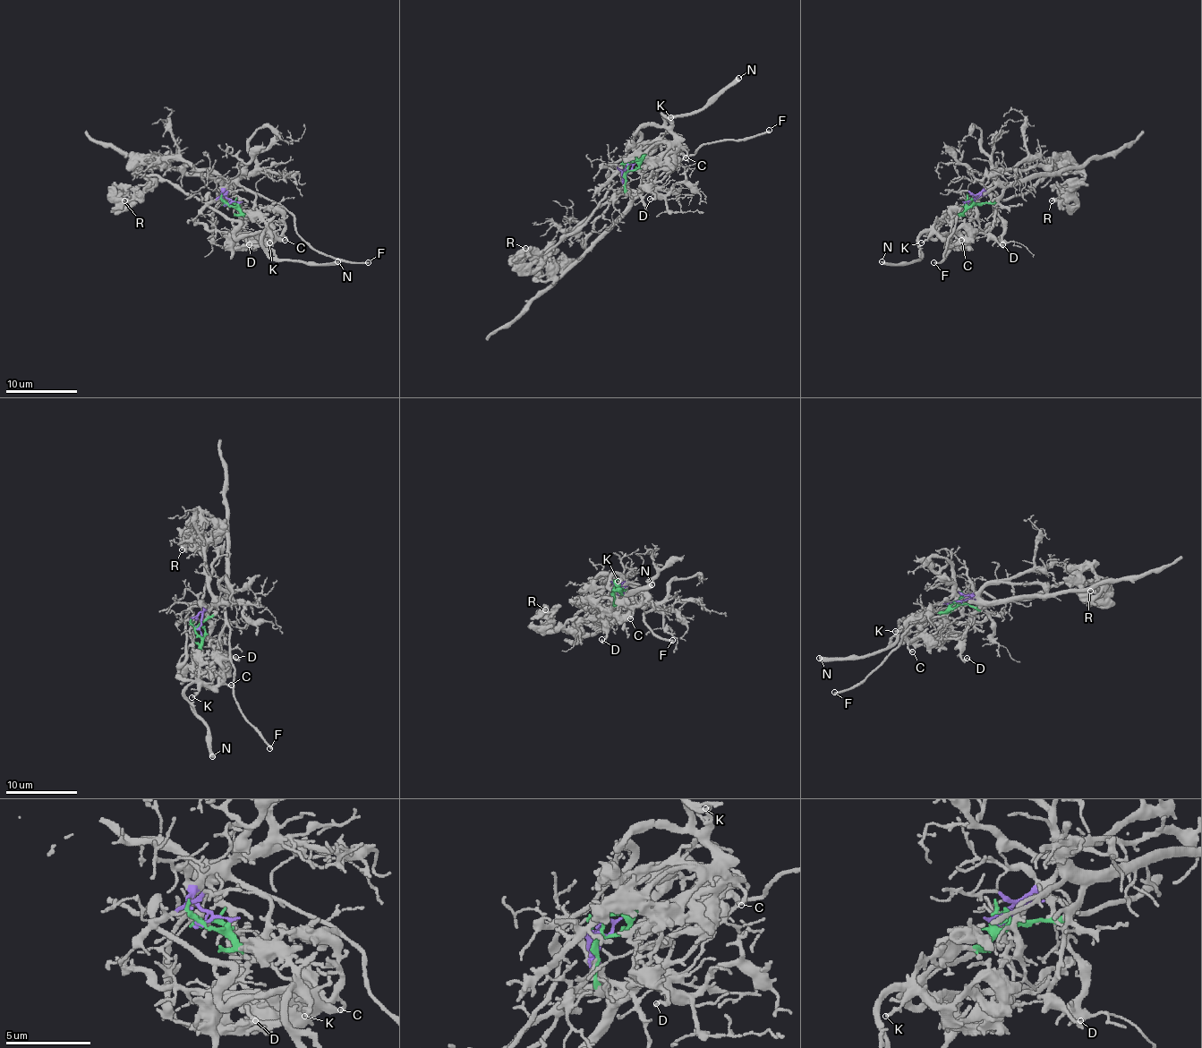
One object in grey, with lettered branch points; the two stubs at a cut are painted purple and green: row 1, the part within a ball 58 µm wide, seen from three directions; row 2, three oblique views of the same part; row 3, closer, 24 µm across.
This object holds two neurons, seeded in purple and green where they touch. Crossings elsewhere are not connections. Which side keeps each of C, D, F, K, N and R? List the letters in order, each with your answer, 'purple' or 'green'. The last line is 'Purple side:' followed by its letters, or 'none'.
C: green
D: purple
F: purple
K: green
N: green
R: green
Purple side: D, F

